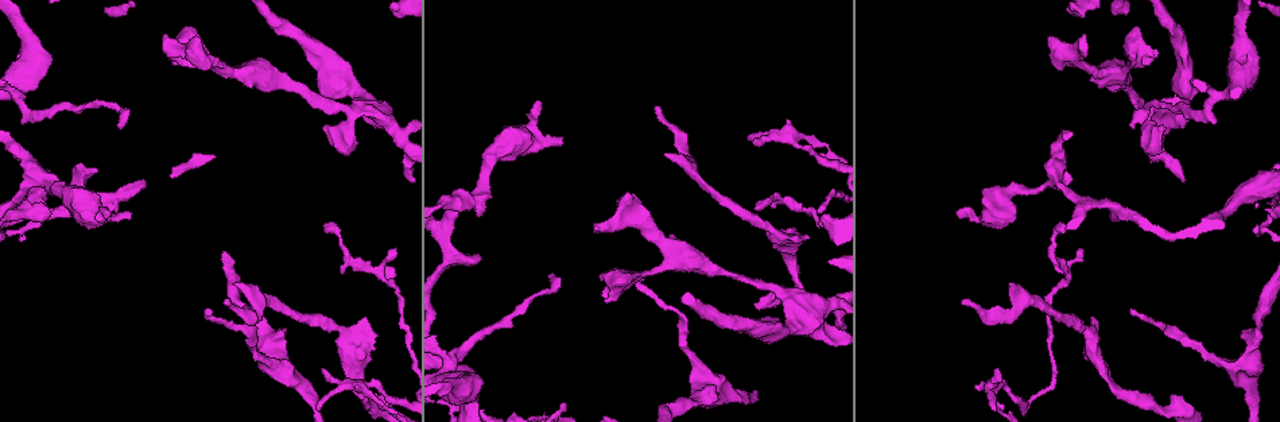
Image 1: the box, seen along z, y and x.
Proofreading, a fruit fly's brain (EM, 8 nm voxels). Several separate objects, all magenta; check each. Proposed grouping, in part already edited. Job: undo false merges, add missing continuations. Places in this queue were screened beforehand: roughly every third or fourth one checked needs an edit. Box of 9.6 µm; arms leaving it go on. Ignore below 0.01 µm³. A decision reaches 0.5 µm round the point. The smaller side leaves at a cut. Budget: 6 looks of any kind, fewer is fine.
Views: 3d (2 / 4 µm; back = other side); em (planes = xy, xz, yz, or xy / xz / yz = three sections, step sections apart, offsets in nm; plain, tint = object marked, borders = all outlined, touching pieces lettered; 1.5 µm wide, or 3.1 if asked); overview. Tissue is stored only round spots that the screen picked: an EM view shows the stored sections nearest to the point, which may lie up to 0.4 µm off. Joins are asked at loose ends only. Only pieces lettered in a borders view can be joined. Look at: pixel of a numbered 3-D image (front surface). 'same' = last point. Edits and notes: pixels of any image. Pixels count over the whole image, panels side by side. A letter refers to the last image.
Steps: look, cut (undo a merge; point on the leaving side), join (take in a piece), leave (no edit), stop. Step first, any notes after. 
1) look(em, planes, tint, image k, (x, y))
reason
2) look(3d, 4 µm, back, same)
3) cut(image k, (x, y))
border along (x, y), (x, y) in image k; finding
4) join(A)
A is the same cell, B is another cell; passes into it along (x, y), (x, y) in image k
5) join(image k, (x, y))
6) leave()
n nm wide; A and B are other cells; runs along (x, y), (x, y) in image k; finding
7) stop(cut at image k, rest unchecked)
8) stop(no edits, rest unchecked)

look(em, planes, borders, image 1, (593, 230))
branch stops here

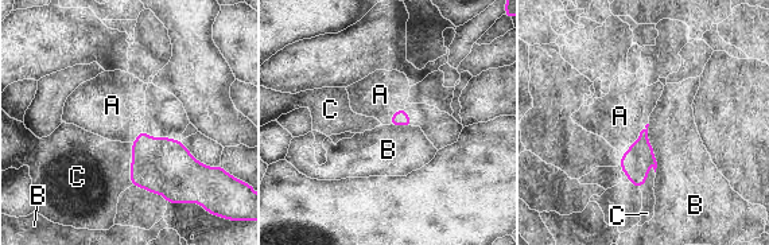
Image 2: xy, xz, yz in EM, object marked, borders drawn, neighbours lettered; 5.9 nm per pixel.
join(C)
B touches over 300 nm; C is the same cell, A and B are other cells; passes into it along (163, 166), (131, 164), (90, 172) in image 2; the cell continues

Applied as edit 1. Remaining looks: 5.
look(overview)

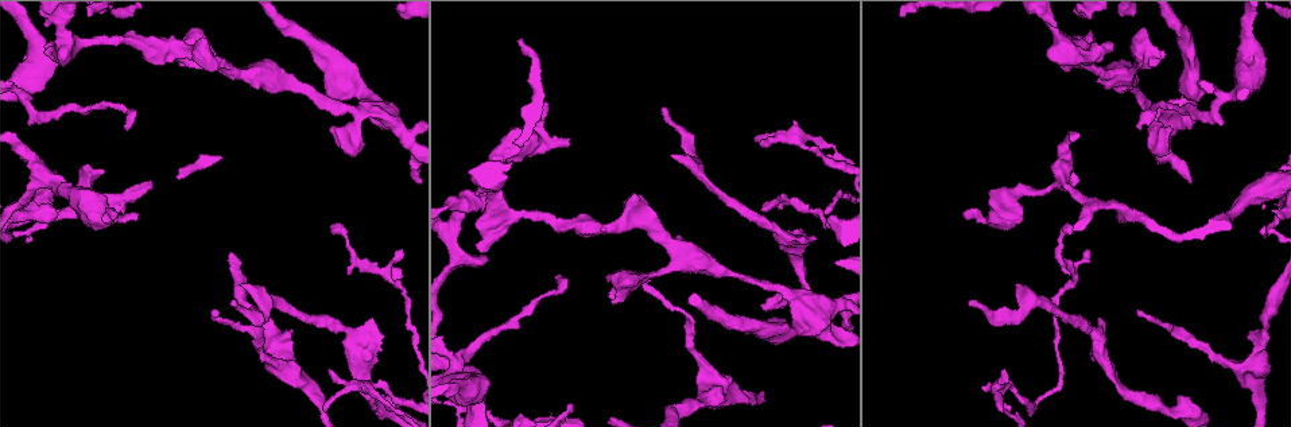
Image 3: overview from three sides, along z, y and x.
look(3d, 4 µm, image 3, (495, 189))
side arm on a straight run

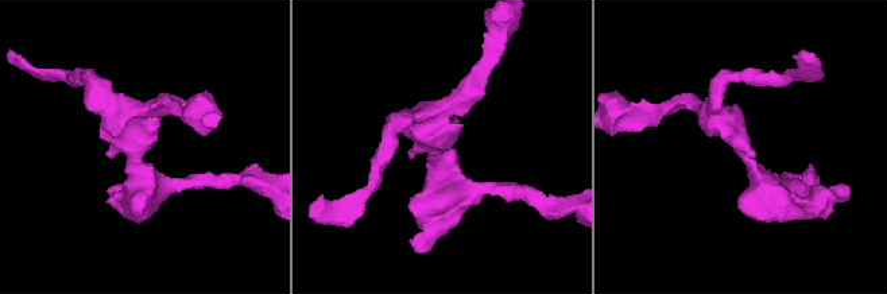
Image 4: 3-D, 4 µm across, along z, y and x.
look(em, planes, borders, image 4, (745, 153))
now the EM

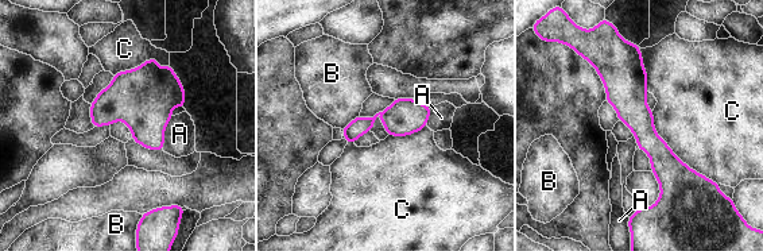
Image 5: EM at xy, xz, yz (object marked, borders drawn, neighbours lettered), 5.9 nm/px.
leave()
A, B and C are other cells; 3 arms; arms of 200, 240, 320 nm; one cell here

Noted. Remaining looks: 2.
look(em, planes, plain, image 3, (126, 127))
end of a long branch

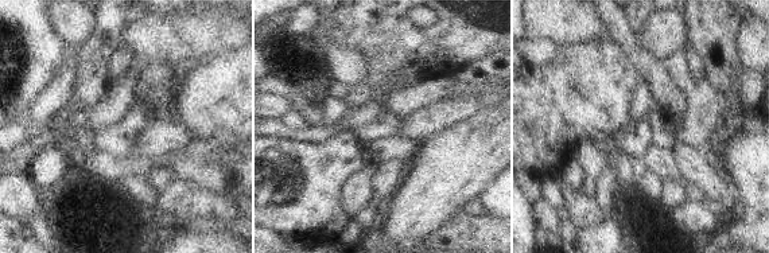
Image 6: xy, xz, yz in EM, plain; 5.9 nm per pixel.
look(em, planes, borders, same)
see the neighbours

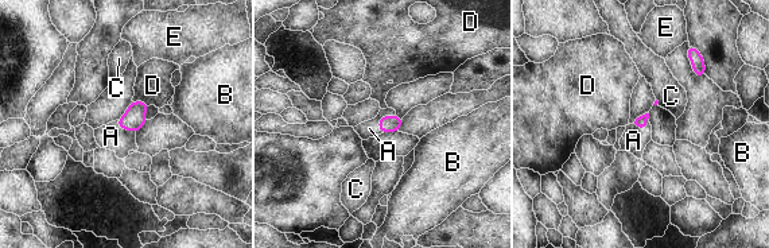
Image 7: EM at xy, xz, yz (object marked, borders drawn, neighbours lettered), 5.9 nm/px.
join(A)
A touches over 150 nm; A is the same cell, B, C, D and E are other cells; passes into it along (392, 123), (380, 119), (369, 128) in image 7; it goes on there

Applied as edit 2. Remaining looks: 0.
stop(join at image 2, join at image 7, rest unchecked)

